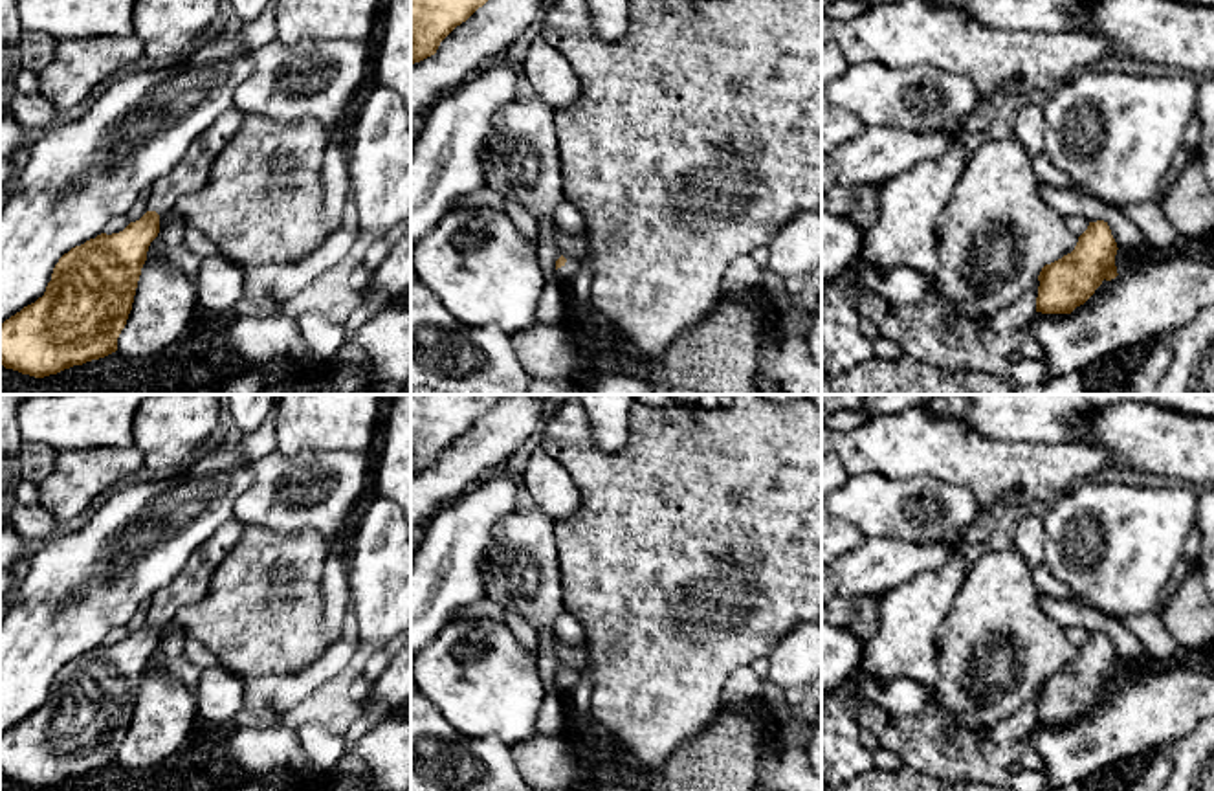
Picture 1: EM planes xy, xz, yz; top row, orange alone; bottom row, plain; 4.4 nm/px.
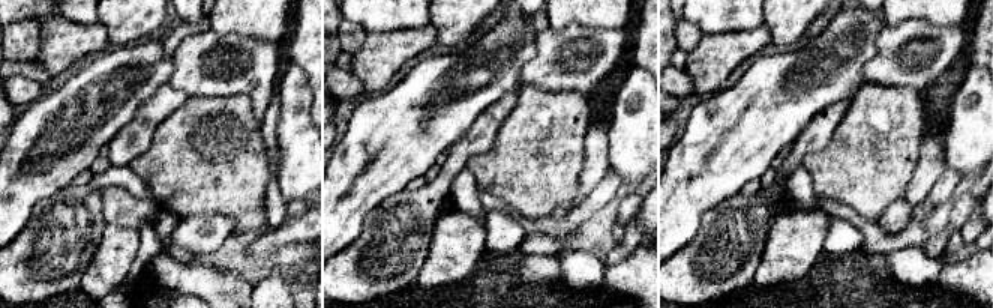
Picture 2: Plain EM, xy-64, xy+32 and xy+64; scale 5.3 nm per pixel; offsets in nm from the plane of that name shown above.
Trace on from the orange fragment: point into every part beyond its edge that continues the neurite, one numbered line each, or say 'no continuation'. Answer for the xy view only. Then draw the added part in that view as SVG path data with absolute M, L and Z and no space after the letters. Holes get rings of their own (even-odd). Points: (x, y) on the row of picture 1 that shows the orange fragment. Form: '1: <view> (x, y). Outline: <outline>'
1: xy (191, 171). Outline: M235 106L220 114L187 149L185 156L149 189L149 211L171 213L176 202L204 187L215 158L240 130L244 114Z

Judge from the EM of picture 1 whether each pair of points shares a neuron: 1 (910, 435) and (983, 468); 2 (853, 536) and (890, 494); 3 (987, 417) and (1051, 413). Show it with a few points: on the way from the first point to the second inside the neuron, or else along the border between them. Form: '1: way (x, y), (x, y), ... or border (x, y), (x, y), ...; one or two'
1: way (928, 446), (952, 450), (965, 457); one
2: border (840, 518), (853, 523), (866, 536); two
3: way (1004, 413), (1035, 413); one

